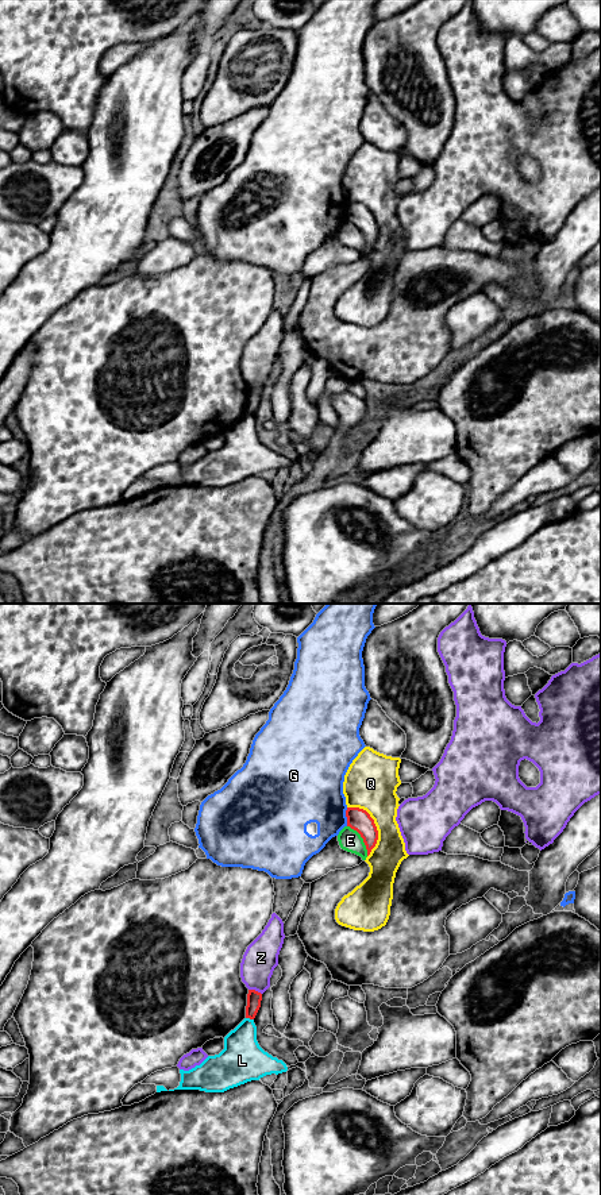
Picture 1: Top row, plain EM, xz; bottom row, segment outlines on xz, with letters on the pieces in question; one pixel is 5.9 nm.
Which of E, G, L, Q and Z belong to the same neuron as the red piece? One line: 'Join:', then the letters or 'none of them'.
Join: none of them

